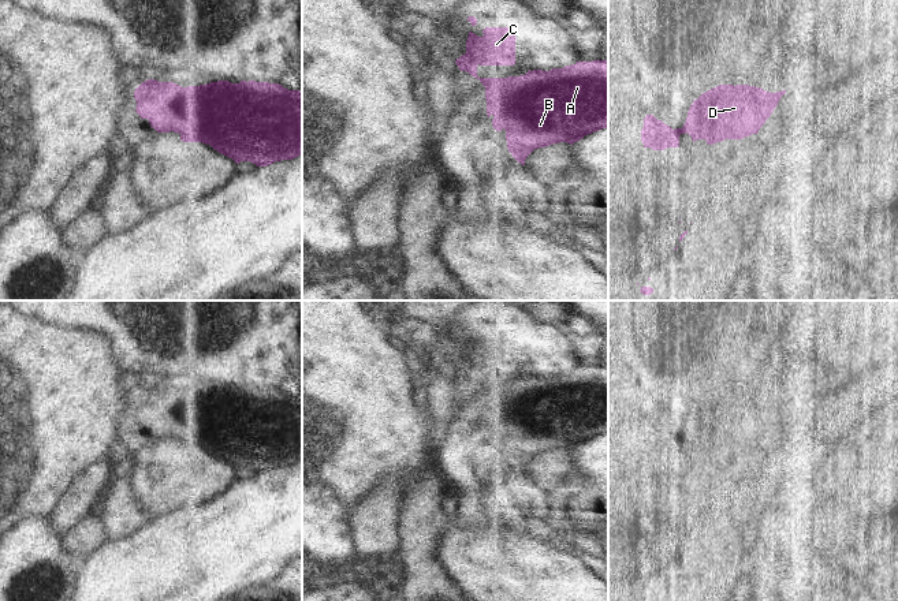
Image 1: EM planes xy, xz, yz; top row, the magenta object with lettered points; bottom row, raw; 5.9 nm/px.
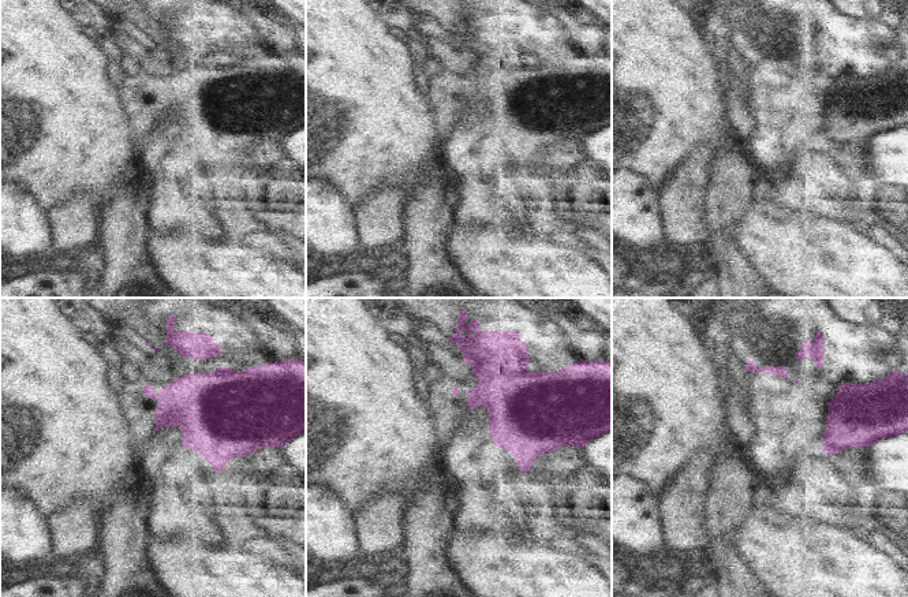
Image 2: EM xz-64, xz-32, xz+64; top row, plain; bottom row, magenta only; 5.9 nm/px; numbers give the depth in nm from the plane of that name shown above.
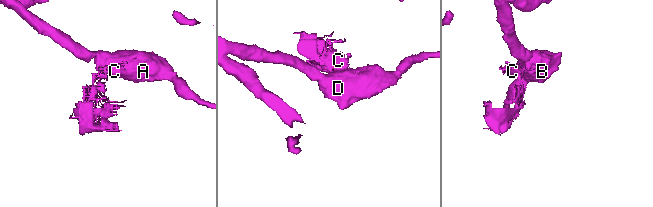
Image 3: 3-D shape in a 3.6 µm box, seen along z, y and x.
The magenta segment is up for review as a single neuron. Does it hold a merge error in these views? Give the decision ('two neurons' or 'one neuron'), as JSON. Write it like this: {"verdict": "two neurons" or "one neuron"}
{"verdict": "two neurons"}

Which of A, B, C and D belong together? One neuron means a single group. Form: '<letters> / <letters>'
A B D / C

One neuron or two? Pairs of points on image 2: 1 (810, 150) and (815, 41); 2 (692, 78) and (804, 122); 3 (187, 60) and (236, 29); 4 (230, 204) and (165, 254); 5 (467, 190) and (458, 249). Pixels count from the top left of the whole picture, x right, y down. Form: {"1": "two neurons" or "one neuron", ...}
{"1": "two neurons", "2": "two neurons", "3": "two neurons", "4": "two neurons", "5": "two neurons"}

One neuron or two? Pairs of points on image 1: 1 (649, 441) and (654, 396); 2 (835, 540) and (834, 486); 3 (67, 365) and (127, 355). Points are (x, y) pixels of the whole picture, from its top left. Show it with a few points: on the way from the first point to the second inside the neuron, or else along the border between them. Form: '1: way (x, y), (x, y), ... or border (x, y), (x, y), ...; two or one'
1: border (622, 424), (652, 420), (681, 435); two
2: border (820, 500), (844, 500), (859, 521); two
3: border (94, 331), (107, 340), (111, 358), (118, 369); two

